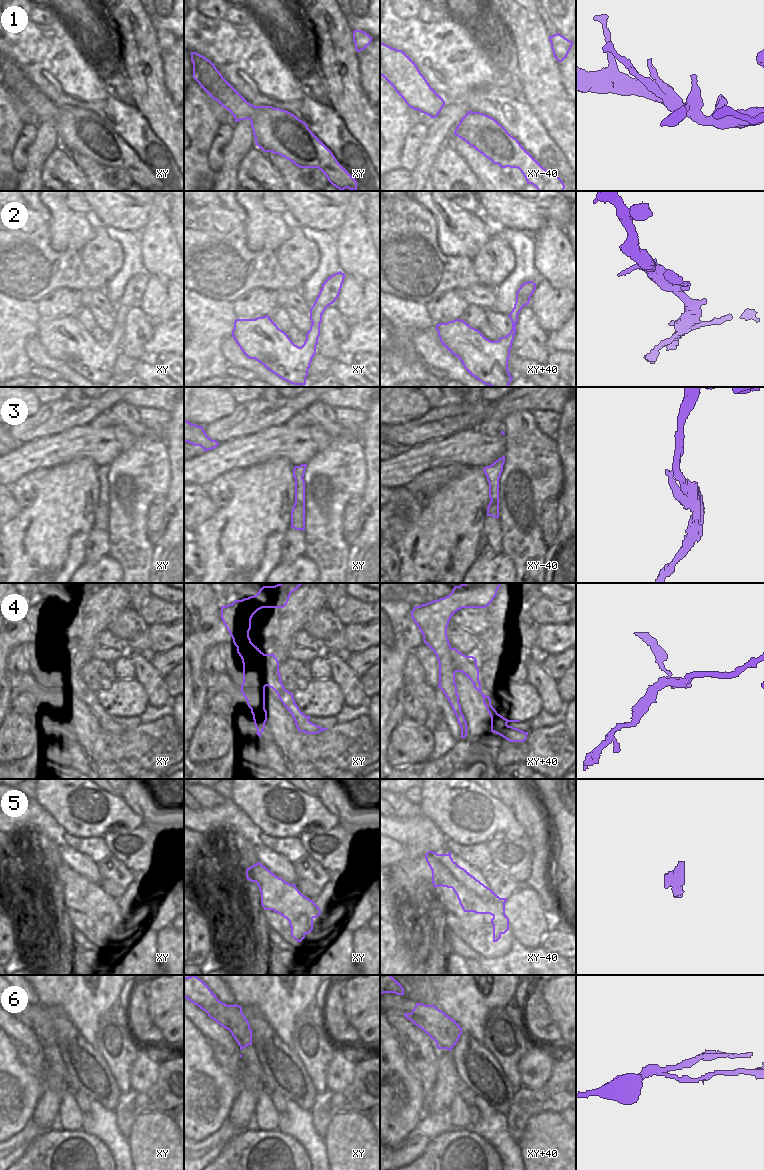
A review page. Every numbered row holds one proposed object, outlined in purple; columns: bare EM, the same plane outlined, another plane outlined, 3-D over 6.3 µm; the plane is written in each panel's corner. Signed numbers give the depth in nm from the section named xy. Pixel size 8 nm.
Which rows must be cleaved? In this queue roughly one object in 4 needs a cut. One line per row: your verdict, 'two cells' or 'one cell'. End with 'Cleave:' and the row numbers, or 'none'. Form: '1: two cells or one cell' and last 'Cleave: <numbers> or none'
1: two cells
2: one cell
3: one cell
4: two cells
5: two cells
6: two cells
Cleave: 1, 4, 5, 6

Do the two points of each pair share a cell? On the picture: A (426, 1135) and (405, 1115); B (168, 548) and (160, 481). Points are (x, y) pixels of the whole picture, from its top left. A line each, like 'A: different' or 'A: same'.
A: different
B: different

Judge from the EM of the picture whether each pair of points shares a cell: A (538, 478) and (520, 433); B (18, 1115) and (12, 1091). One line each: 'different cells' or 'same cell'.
A: same cell
B: same cell

